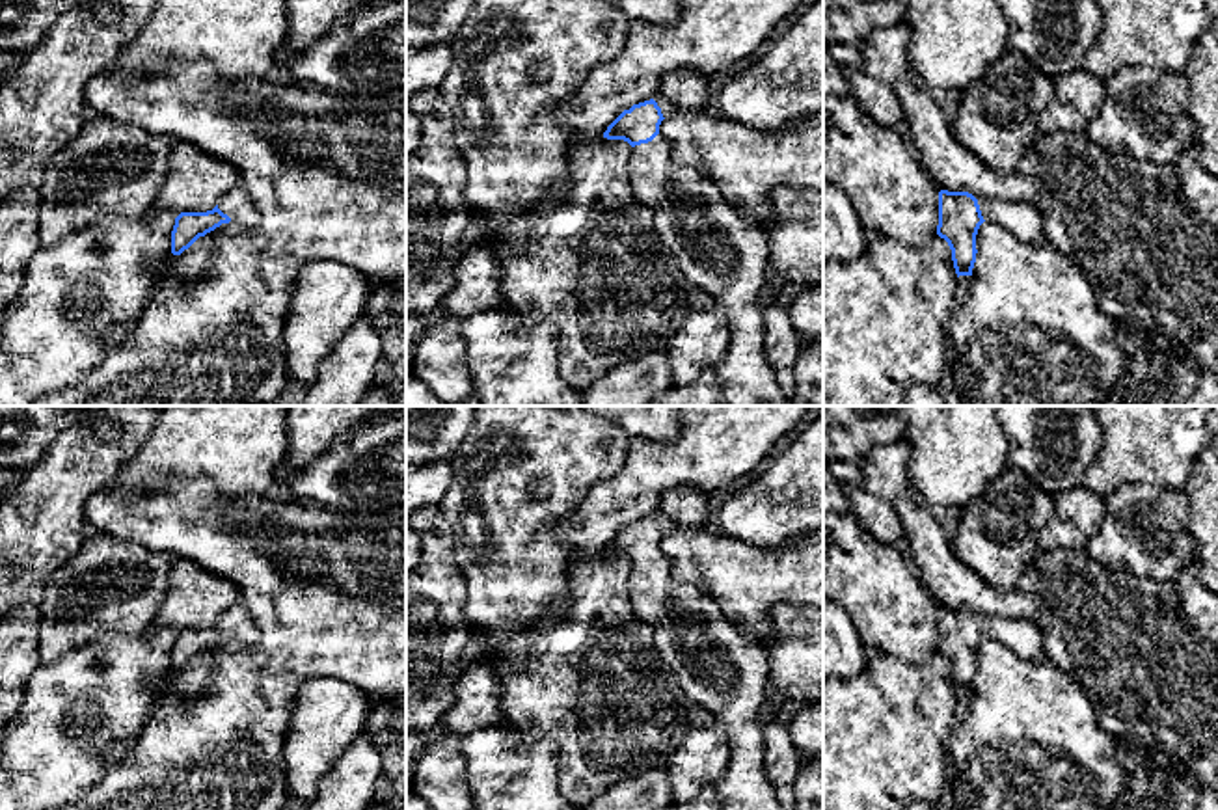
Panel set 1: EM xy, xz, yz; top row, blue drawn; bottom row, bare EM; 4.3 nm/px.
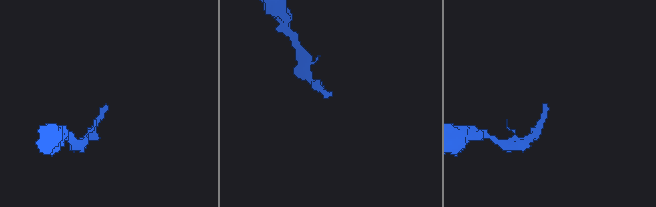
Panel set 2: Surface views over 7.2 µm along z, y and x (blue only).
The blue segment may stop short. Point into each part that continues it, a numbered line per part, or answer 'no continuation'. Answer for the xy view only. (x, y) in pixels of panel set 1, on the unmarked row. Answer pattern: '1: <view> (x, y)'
1: xy (237, 622)

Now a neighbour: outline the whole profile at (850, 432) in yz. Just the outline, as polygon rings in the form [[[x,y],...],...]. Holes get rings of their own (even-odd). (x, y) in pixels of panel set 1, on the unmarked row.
[[[823,406],[823,460],[859,460],[907,438],[909,406]]]

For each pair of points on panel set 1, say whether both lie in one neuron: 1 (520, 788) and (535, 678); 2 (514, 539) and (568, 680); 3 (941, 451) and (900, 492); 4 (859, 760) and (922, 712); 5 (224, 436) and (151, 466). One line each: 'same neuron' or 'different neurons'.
1: different neurons
2: different neurons
3: different neurons
4: same neuron
5: same neuron

